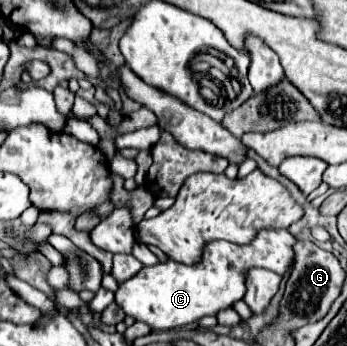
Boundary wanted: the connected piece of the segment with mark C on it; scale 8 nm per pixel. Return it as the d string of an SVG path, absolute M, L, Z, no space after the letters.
M264 228L246 246L212 240L202 250L202 262L178 264L168 260L164 264L142 268L134 278L130 278L130 282L120 284L116 300L126 316L148 324L152 330L178 330L204 316L216 316L242 300L250 268L266 268L284 276L296 258L292 248L294 242L294 236L286 228Z

